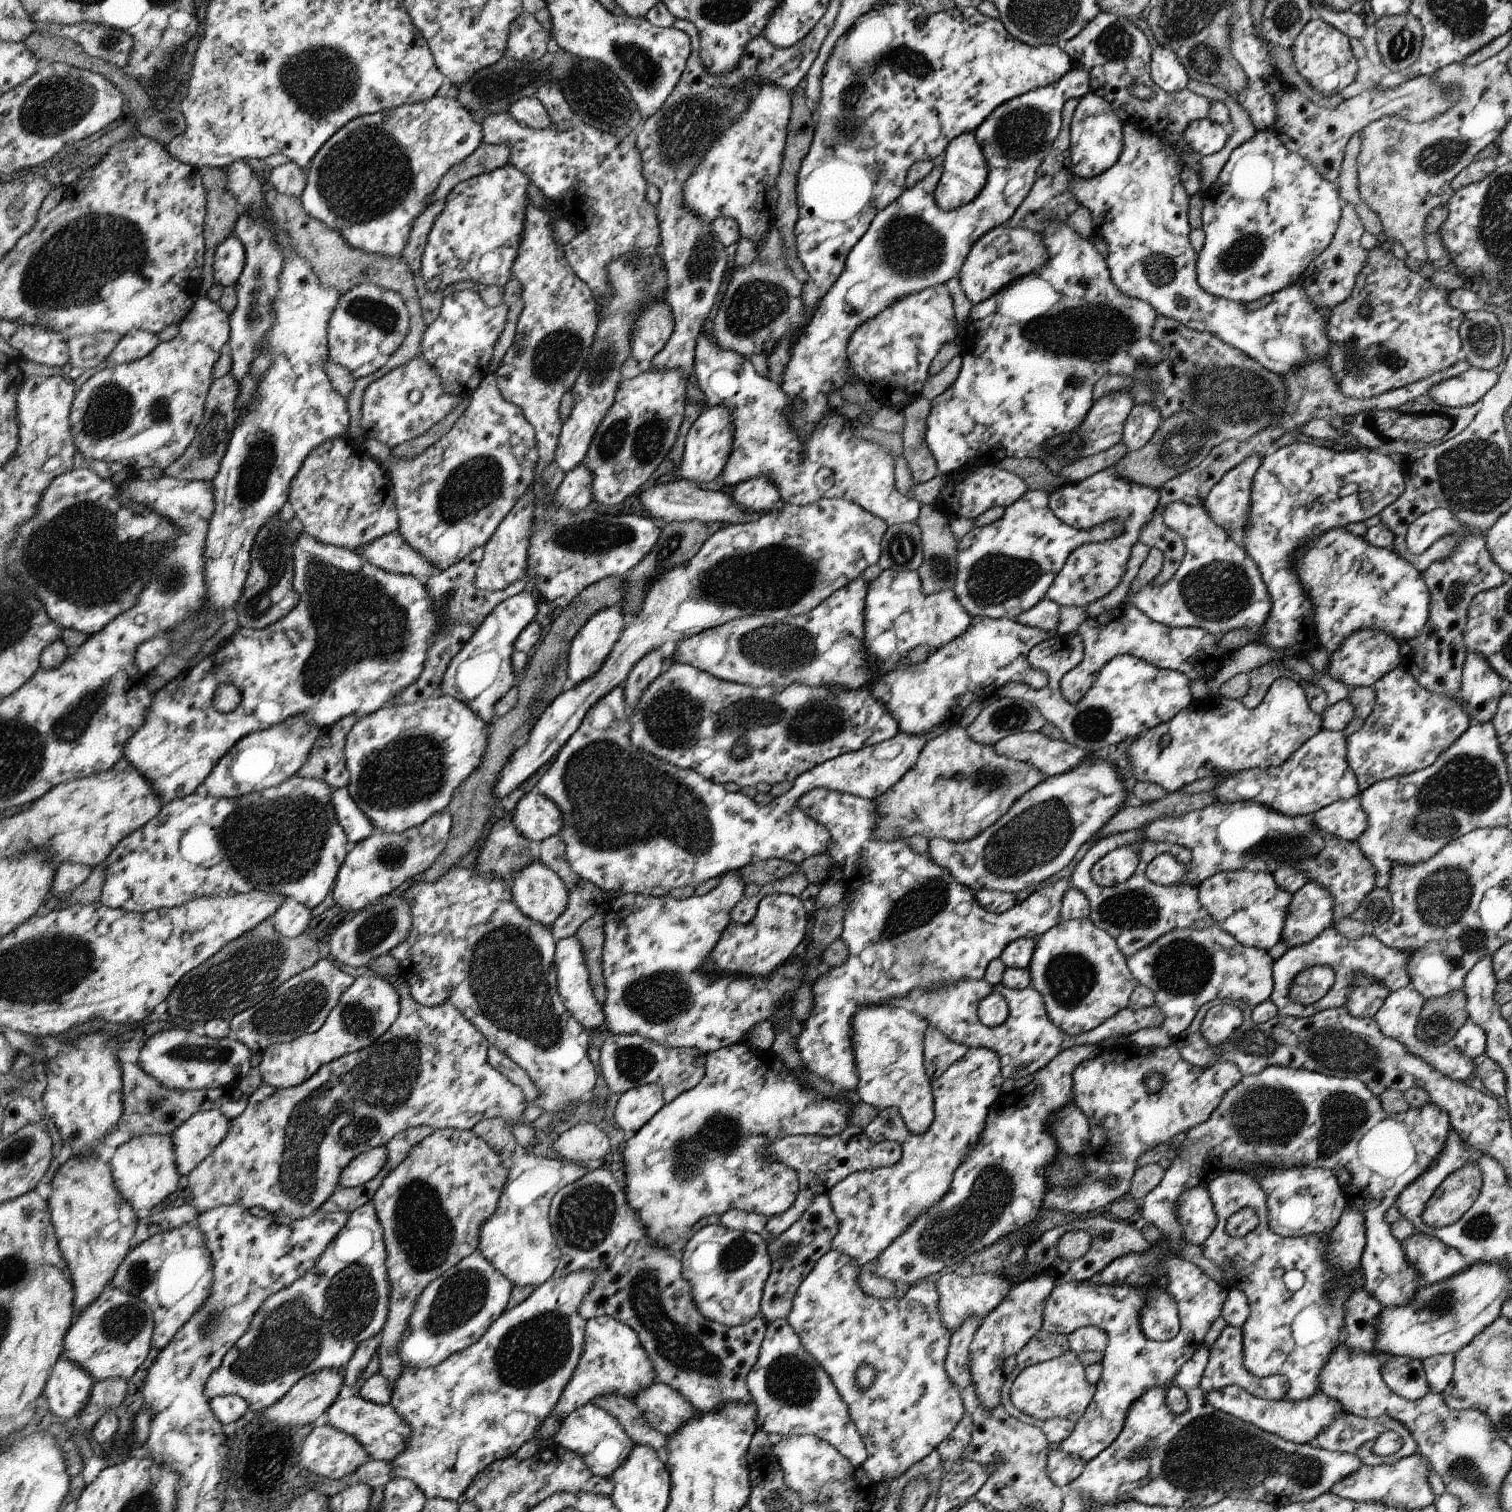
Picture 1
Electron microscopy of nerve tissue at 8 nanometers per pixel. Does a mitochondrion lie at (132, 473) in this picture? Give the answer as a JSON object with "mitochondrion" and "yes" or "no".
{"mitochondrion":"no"}

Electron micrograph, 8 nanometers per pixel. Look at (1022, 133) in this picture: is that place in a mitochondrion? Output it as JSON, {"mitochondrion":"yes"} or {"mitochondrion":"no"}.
{"mitochondrion":"yes"}

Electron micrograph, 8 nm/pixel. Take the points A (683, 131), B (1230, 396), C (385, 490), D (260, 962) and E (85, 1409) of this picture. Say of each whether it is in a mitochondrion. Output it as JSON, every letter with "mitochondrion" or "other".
{"A":"mitochondrion","B":"mitochondrion","C":"other","D":"mitochondrion","E":"other"}

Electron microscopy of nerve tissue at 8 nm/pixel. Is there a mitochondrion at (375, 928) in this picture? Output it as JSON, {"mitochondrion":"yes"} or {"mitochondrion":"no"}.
{"mitochondrion":"yes"}

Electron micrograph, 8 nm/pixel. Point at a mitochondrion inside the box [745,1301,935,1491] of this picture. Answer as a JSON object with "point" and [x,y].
{"point":[791,1381]}

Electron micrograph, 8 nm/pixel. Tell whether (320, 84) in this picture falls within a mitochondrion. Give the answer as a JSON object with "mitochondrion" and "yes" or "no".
{"mitochondrion":"yes"}

